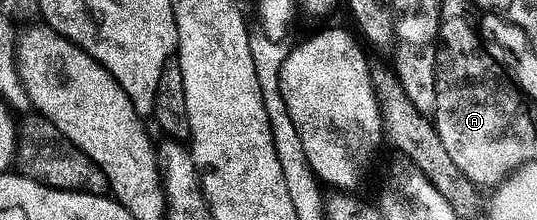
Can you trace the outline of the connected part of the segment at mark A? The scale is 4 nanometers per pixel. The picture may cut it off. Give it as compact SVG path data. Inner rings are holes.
M457 42L441 48L437 52L437 89L433 100L435 105L433 123L443 142L445 152L449 154L452 164L458 168L462 177L481 188L494 187L496 182L502 176L508 175L513 168L513 164L508 161L495 160L499 154L497 150L501 148L501 144L495 142L503 134L507 122L513 118L511 114L517 108L517 96L505 84L508 77L503 66L490 53L465 51L464 46Z

